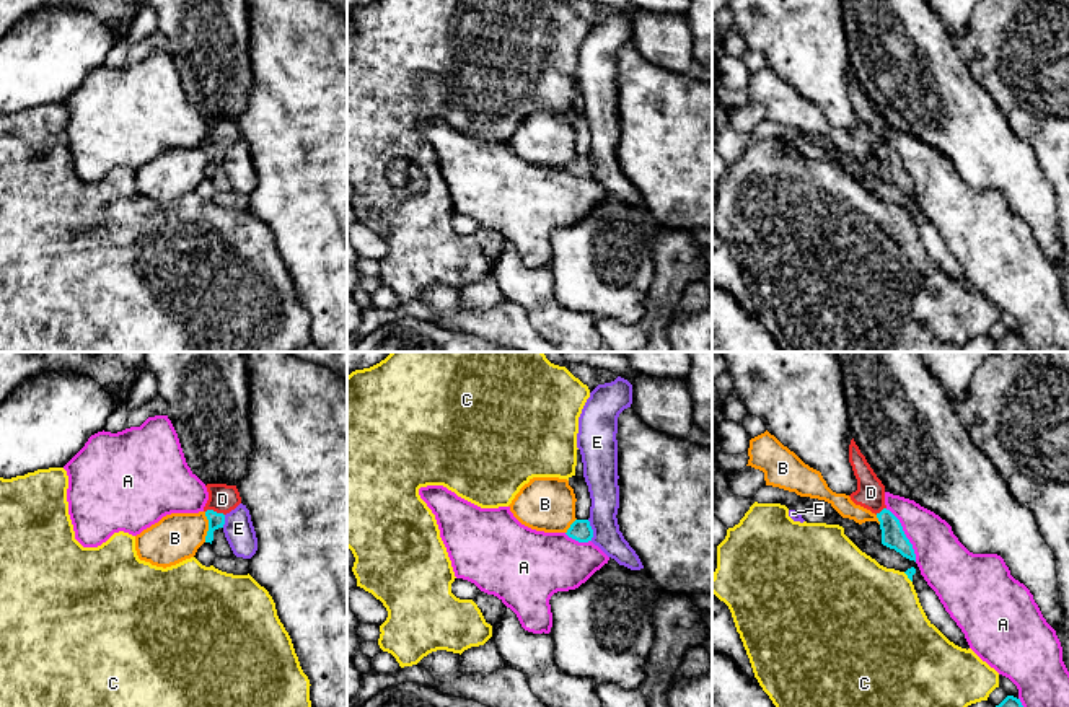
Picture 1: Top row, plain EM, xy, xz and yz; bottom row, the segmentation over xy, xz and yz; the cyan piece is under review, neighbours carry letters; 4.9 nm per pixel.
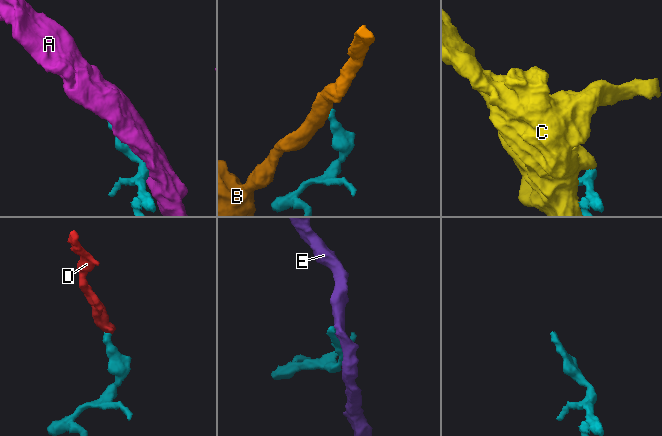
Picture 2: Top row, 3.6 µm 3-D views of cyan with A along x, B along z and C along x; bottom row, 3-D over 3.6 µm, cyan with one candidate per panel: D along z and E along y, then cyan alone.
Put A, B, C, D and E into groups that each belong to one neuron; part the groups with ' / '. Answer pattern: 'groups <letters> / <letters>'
groups A / B / C / D / E

